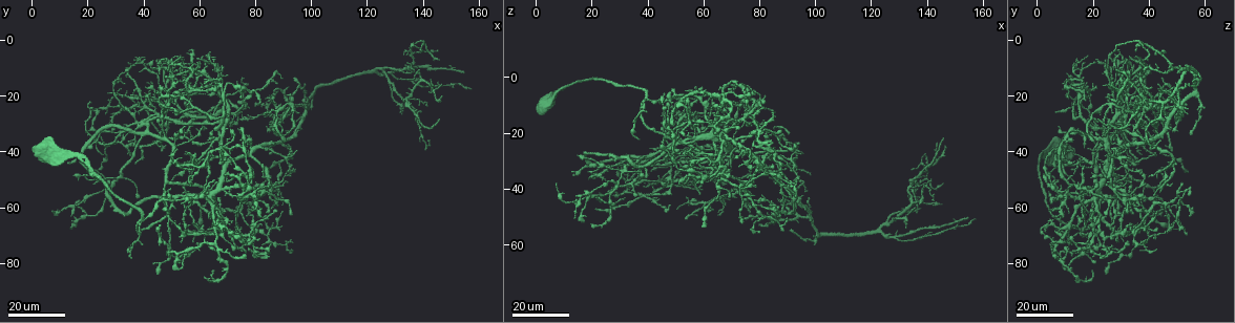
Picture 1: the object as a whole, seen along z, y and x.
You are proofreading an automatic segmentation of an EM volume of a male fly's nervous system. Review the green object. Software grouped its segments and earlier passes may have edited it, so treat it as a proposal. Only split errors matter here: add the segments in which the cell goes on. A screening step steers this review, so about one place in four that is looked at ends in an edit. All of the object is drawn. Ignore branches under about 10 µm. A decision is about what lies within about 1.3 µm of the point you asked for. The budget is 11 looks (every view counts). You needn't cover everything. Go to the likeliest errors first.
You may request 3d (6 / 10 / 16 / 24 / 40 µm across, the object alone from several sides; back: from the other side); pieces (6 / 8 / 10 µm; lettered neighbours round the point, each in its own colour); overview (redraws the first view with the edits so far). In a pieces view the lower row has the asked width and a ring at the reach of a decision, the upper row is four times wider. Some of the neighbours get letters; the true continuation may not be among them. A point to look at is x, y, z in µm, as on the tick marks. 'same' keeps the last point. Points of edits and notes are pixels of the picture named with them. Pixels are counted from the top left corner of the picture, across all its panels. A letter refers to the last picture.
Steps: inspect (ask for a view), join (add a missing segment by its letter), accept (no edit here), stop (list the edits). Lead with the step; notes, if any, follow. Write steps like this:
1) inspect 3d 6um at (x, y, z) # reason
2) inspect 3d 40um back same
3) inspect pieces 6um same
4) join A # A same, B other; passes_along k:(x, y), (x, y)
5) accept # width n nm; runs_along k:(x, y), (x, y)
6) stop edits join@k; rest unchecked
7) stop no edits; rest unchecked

inspect 3d 24um at (155, 12, 50) # branch stops here

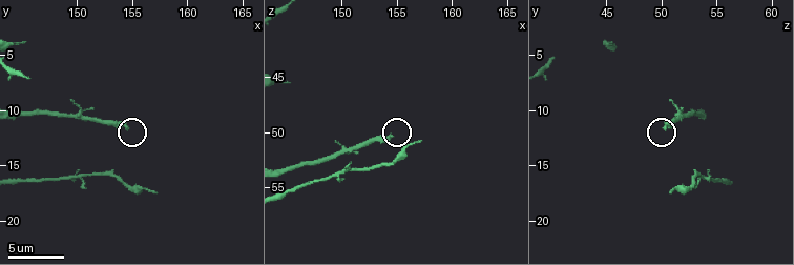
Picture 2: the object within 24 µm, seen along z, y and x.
inspect pieces 6um at (154.6, 11.6, 50.2) # what lies round it

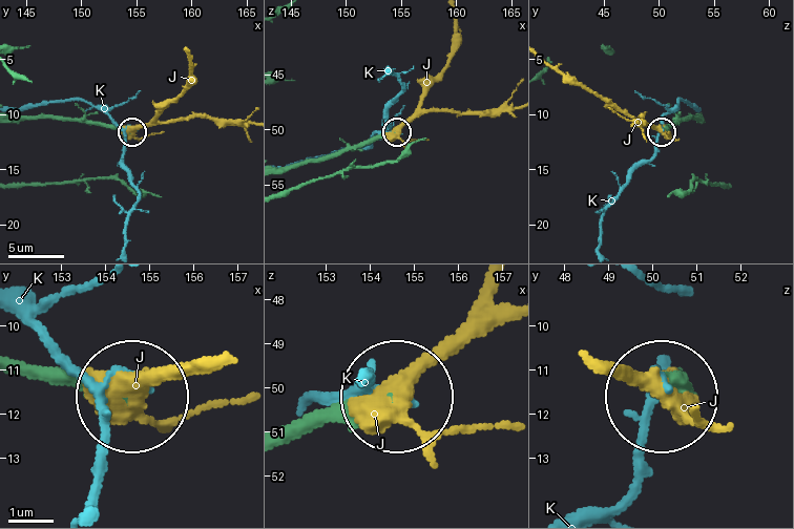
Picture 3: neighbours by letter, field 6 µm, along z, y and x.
join J # J same, K other; passes_along 3:(359, 147), (384, 138), (415, 110), (450, 57), (455, 17); it goes on there

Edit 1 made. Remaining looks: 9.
inspect overview # redraw

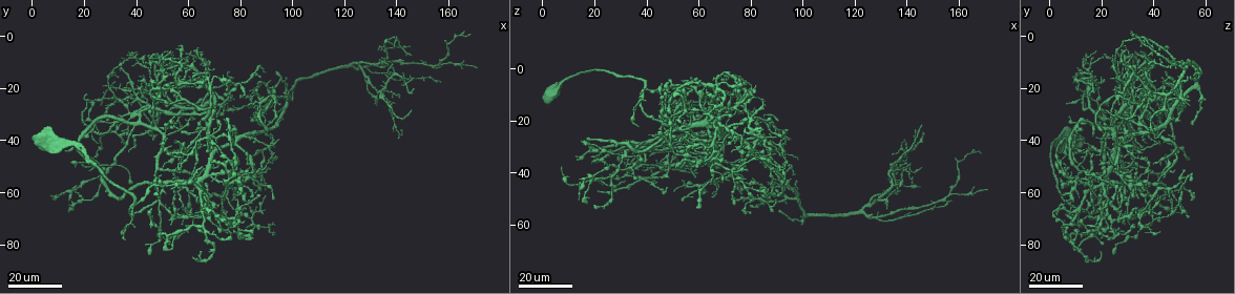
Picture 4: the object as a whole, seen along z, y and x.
inspect 3d 16um at (91, 34, 54)

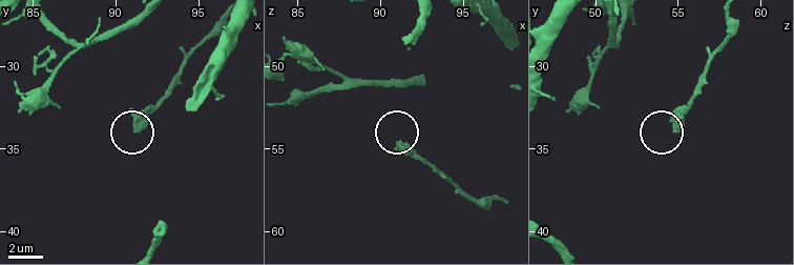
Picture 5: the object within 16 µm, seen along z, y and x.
inspect 3d 10um at (91.3, 33.8, 54.9)

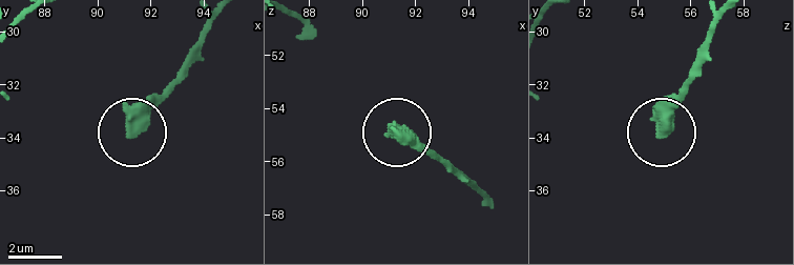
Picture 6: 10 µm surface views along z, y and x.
inspect pieces 6um at (91.3, 33.8, 54.9) # see the neighbours

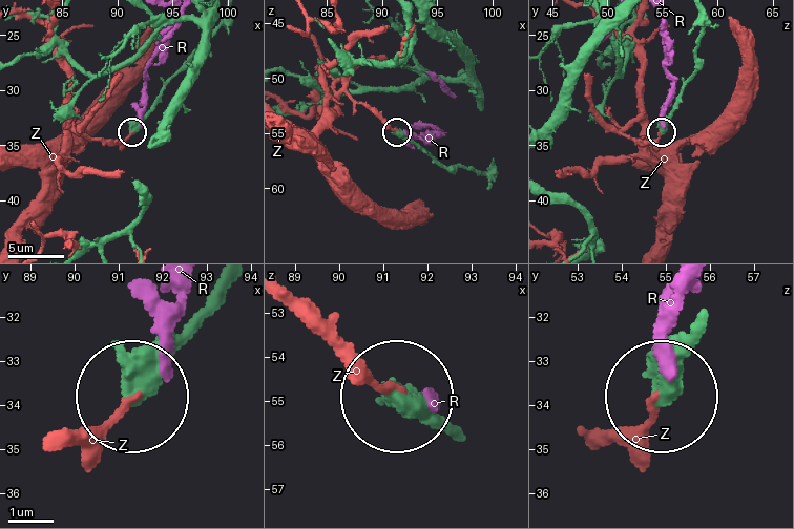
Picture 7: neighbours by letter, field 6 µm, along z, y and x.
accept # R other, Z other; runs_along 7:(452, 430), (399, 401); no lettered segment goes on from it

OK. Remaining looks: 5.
inspect 3d 24um at (85, 76, 26) # branch stops here

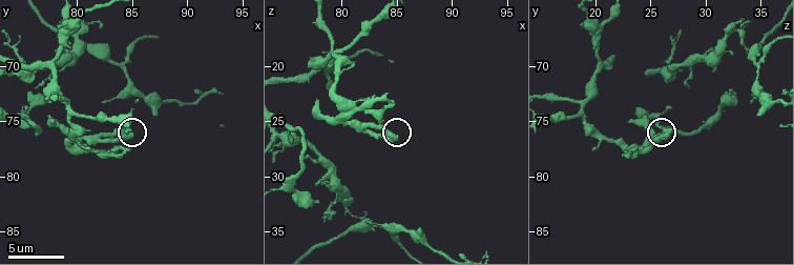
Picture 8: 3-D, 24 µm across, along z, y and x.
inspect pieces 8um at (85.0, 76.0, 26.4)

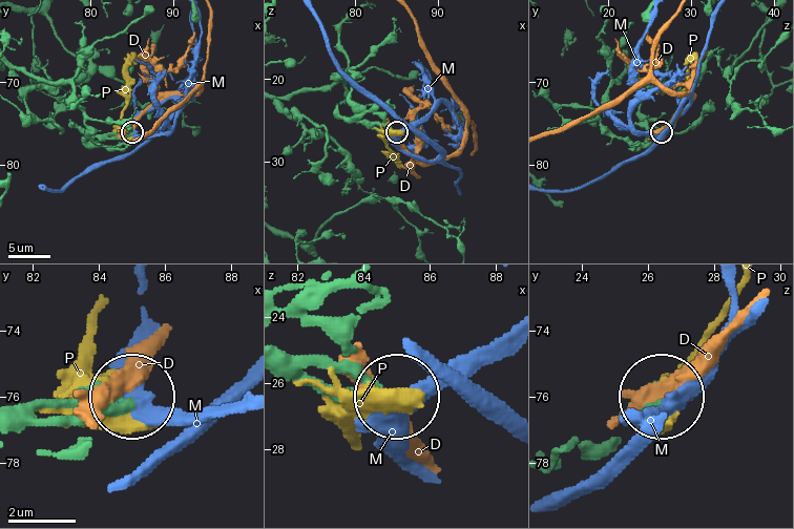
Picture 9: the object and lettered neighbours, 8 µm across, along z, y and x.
accept # width 400 nm; D other, M other, P other; runs_along 9:(605, 444), (662, 404); none of them fits

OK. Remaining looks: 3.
inspect 3d 24um at (84, 61, 32) # branch stops here

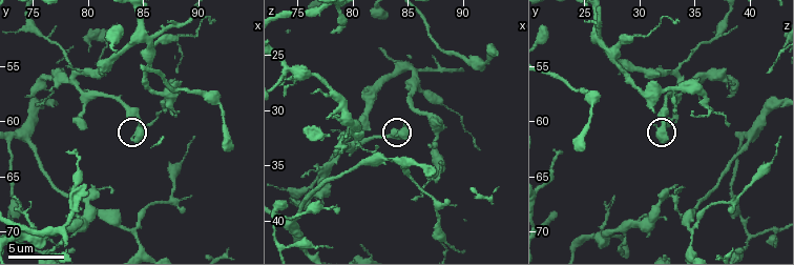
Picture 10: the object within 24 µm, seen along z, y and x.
inspect pieces 6um at (84.0, 61.8, 32.4) # what lies round it

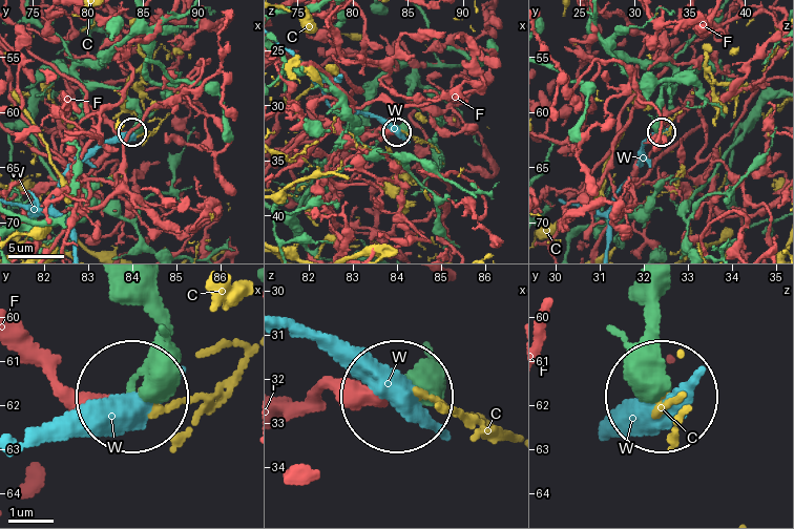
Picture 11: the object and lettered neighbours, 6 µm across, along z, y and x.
accept # C other, F other, W other; runs_along 11:(661, 284), (661, 394); no lettered segment goes on from it

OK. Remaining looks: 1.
inspect pieces 8um at (92.6, 62.6, 24.2) # long arm stops here

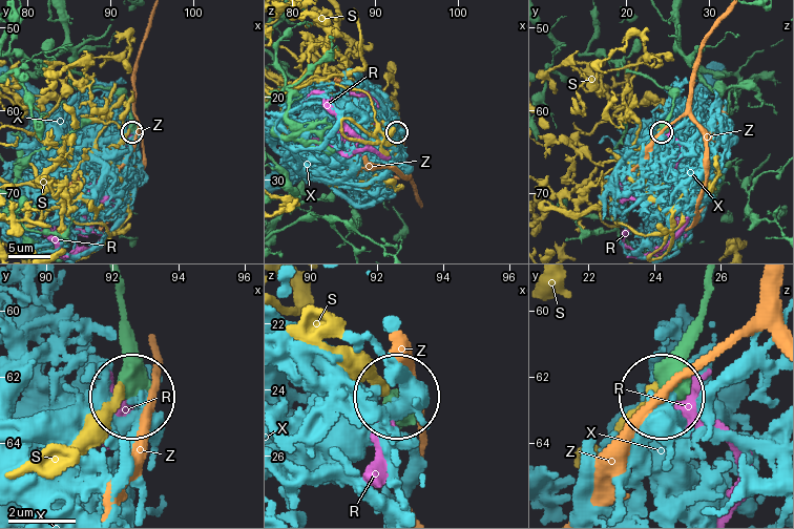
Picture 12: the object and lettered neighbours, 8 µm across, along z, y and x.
accept # R other, S other, X other, Z other; runs_along 12:(113, 286), (127, 394); no lettered segment goes on from it

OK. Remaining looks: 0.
stop edits join@3; rest unchecked

